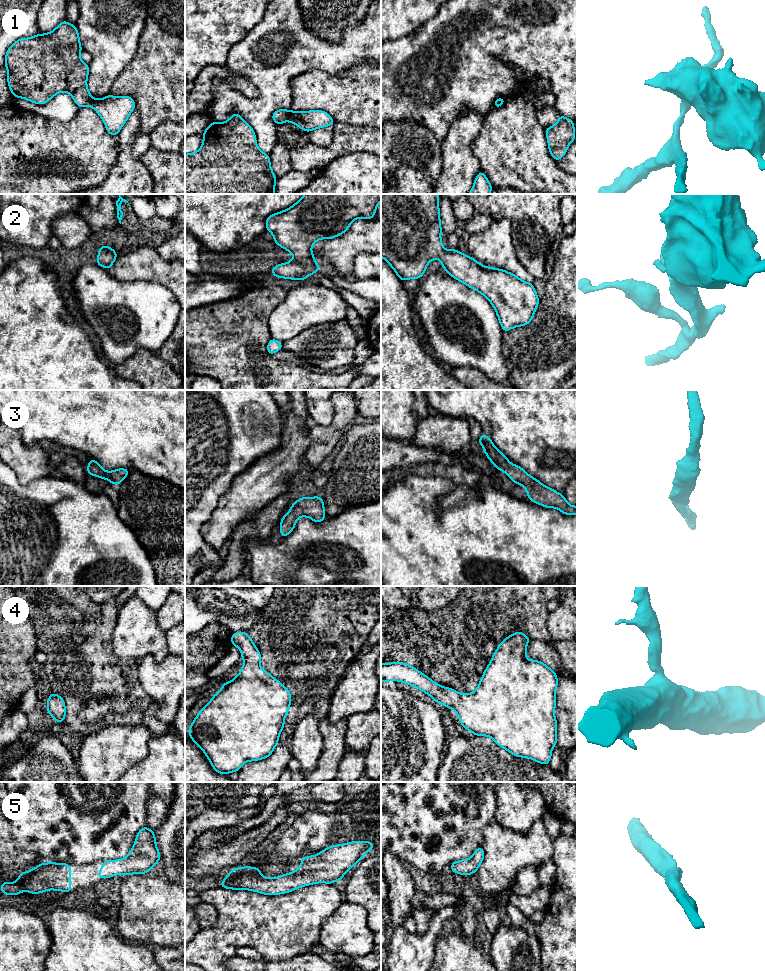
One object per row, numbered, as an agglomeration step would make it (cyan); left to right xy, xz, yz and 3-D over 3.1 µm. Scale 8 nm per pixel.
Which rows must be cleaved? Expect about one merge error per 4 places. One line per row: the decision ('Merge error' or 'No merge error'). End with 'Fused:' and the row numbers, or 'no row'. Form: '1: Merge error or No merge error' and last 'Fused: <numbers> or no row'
1: Merge error
2: No merge error
3: No merge error
4: No merge error
5: No merge error
Fused: 1

